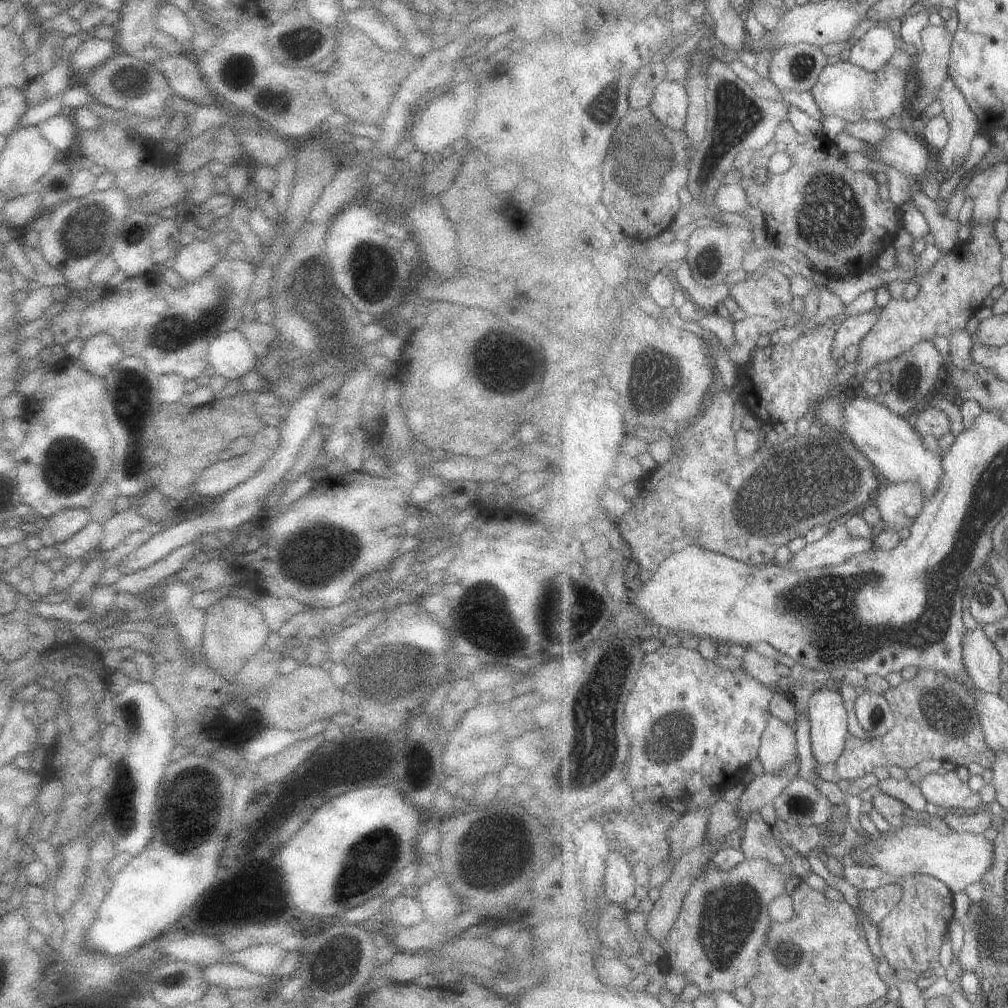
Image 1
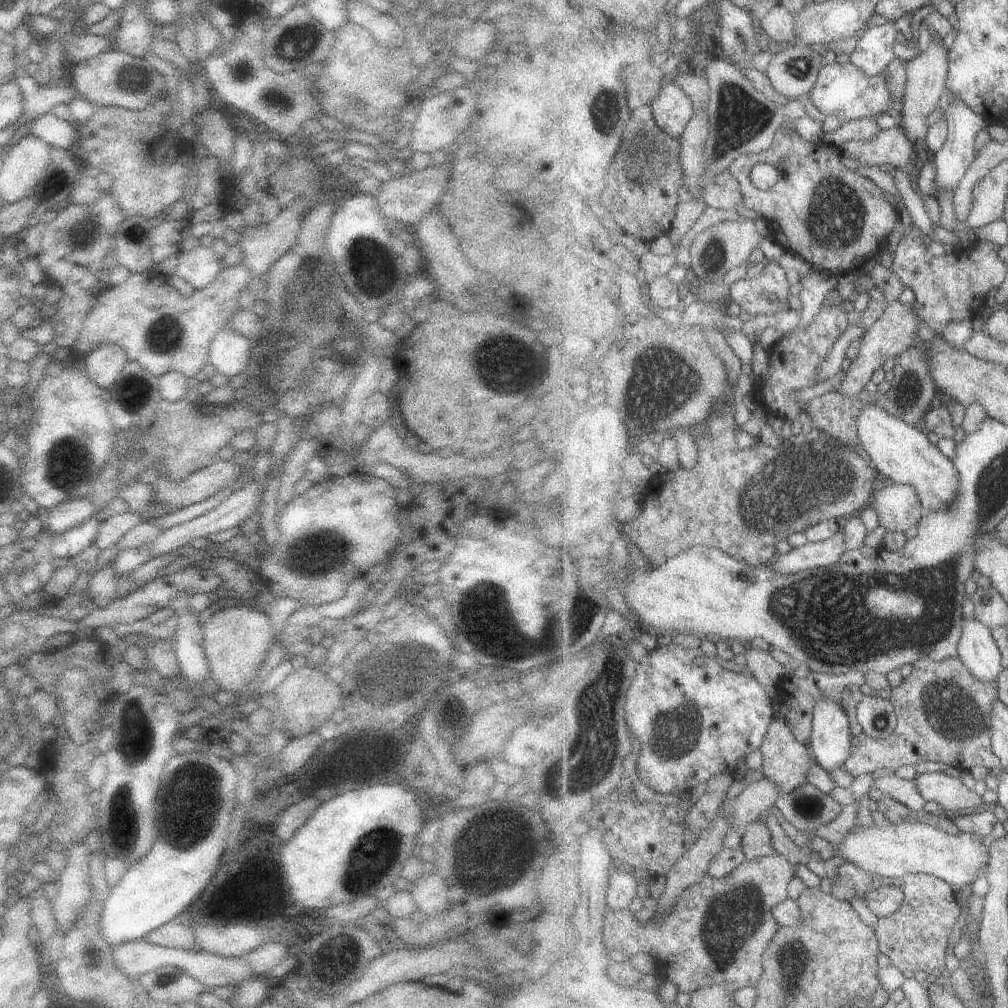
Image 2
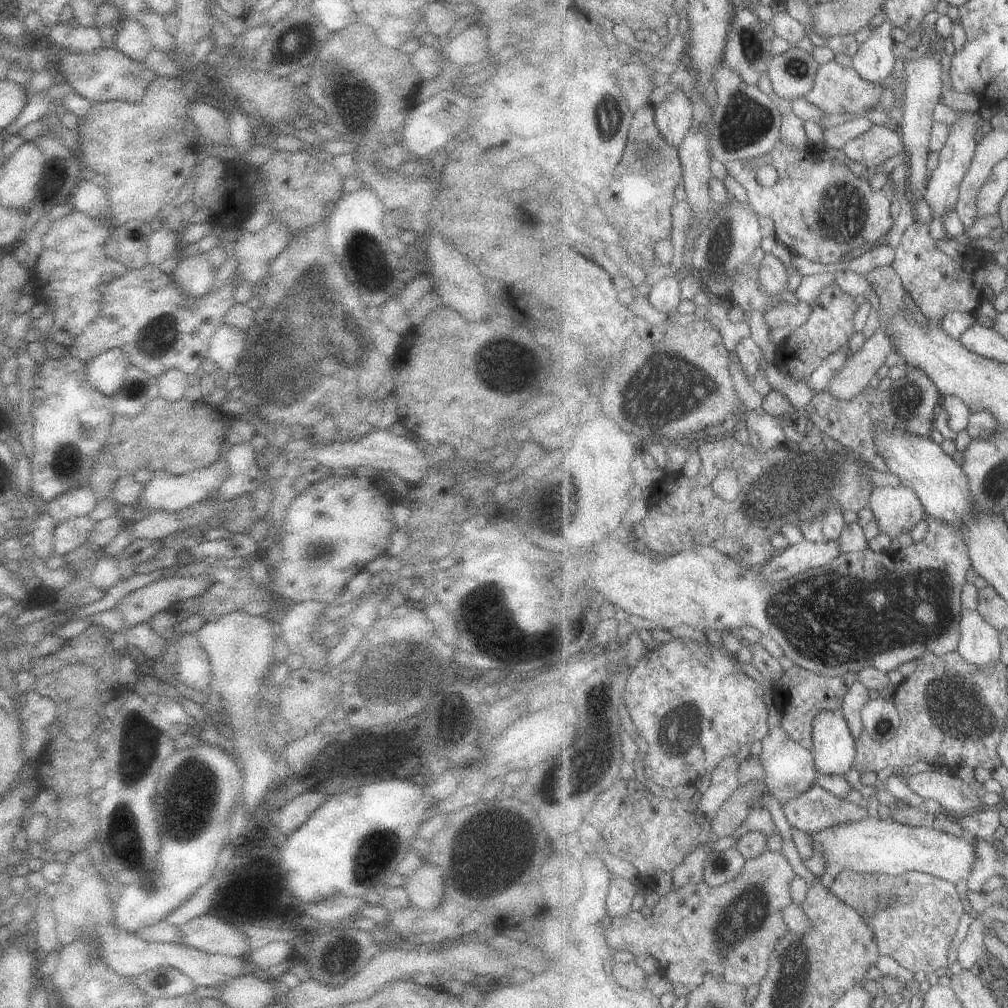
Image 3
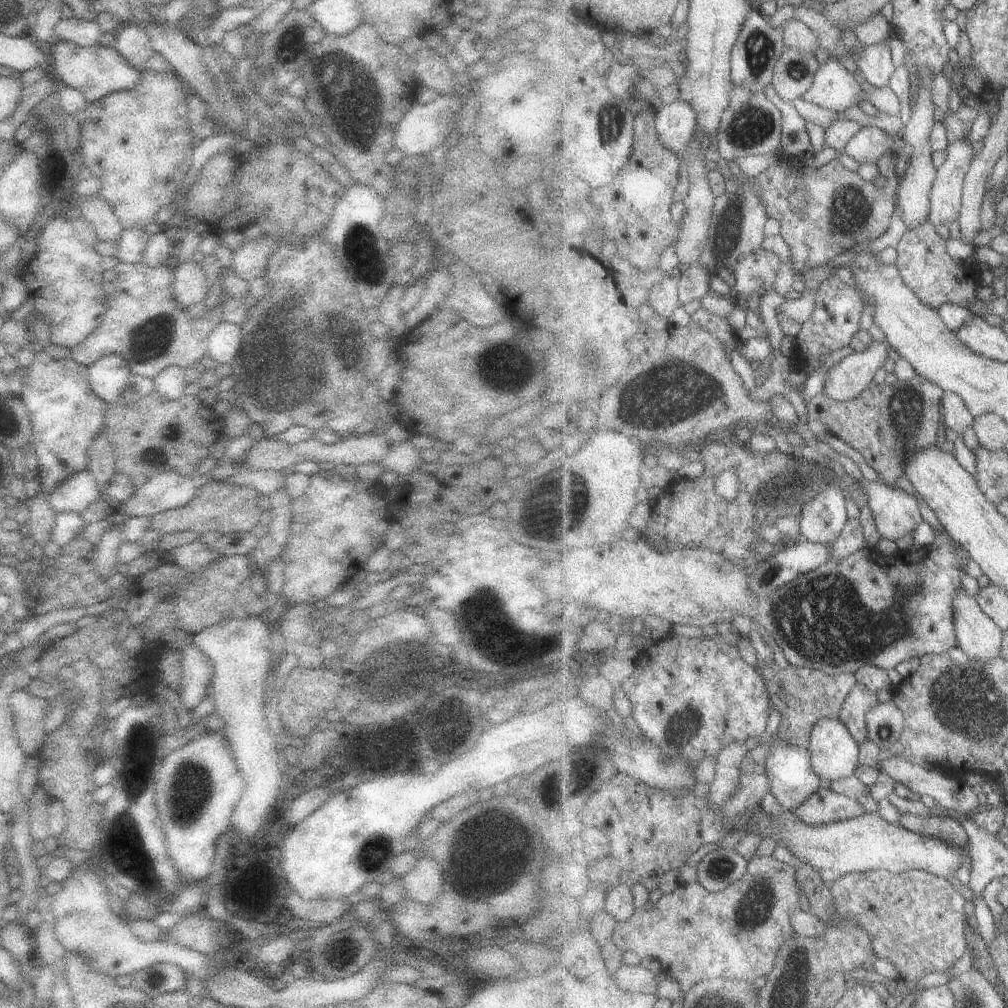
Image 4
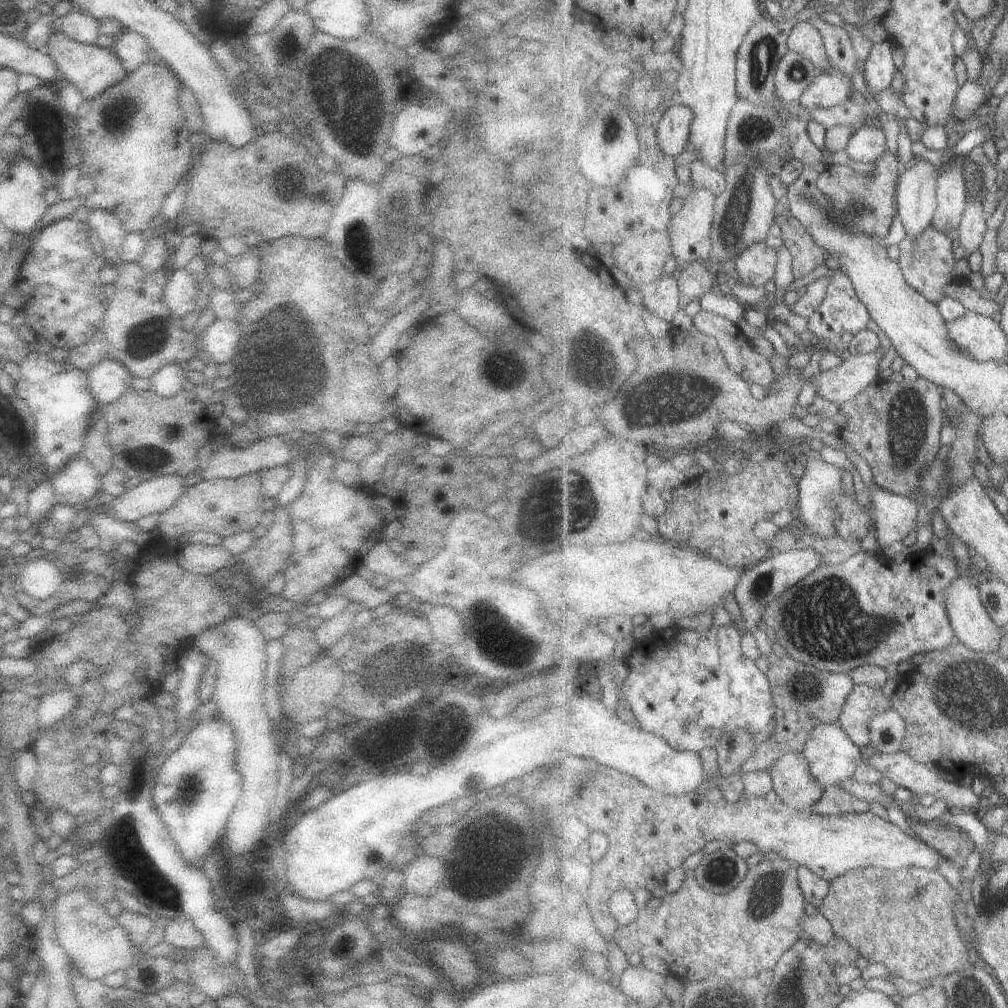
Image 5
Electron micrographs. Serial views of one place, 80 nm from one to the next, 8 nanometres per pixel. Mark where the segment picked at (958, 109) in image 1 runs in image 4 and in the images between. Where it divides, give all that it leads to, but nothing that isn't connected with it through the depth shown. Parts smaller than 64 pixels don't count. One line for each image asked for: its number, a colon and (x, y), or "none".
2: (954, 159)
3: (943, 192)
4: (946, 195)

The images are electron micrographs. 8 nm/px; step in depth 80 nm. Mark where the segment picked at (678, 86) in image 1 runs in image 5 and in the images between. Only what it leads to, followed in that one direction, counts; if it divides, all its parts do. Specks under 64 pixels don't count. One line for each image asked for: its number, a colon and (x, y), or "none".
2: (673, 109)
3: (675, 119)
4: (676, 122)
5: (674, 129)

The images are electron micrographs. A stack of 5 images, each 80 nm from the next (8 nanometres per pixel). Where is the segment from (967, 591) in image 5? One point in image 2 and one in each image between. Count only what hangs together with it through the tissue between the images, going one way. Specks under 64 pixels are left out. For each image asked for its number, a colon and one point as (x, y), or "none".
2: (978, 649)
3: (980, 644)
4: (978, 636)

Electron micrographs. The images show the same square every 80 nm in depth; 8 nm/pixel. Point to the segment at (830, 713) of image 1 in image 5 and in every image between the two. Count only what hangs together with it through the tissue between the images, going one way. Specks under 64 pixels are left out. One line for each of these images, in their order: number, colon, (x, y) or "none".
2: (830, 742)
3: (833, 746)
4: (834, 752)
5: (833, 757)

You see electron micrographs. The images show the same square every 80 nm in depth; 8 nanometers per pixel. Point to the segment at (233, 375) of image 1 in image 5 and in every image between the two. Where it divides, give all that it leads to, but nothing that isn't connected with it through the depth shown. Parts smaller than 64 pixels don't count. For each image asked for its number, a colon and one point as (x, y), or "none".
2: (228, 353)
3: (224, 348)
4: (223, 341)
5: (220, 336)

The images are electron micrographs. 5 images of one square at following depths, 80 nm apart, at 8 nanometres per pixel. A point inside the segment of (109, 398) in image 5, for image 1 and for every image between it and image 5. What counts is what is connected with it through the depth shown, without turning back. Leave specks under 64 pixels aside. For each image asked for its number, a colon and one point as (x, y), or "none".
1: (100, 355)
2: (102, 366)
3: (106, 372)
4: (108, 376)

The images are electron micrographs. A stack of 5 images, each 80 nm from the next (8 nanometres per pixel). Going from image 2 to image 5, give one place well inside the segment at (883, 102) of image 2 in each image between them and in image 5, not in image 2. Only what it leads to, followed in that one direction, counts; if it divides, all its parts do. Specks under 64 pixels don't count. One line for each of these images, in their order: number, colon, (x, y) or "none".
3: (838, 89)
4: (835, 87)
5: (831, 88)

